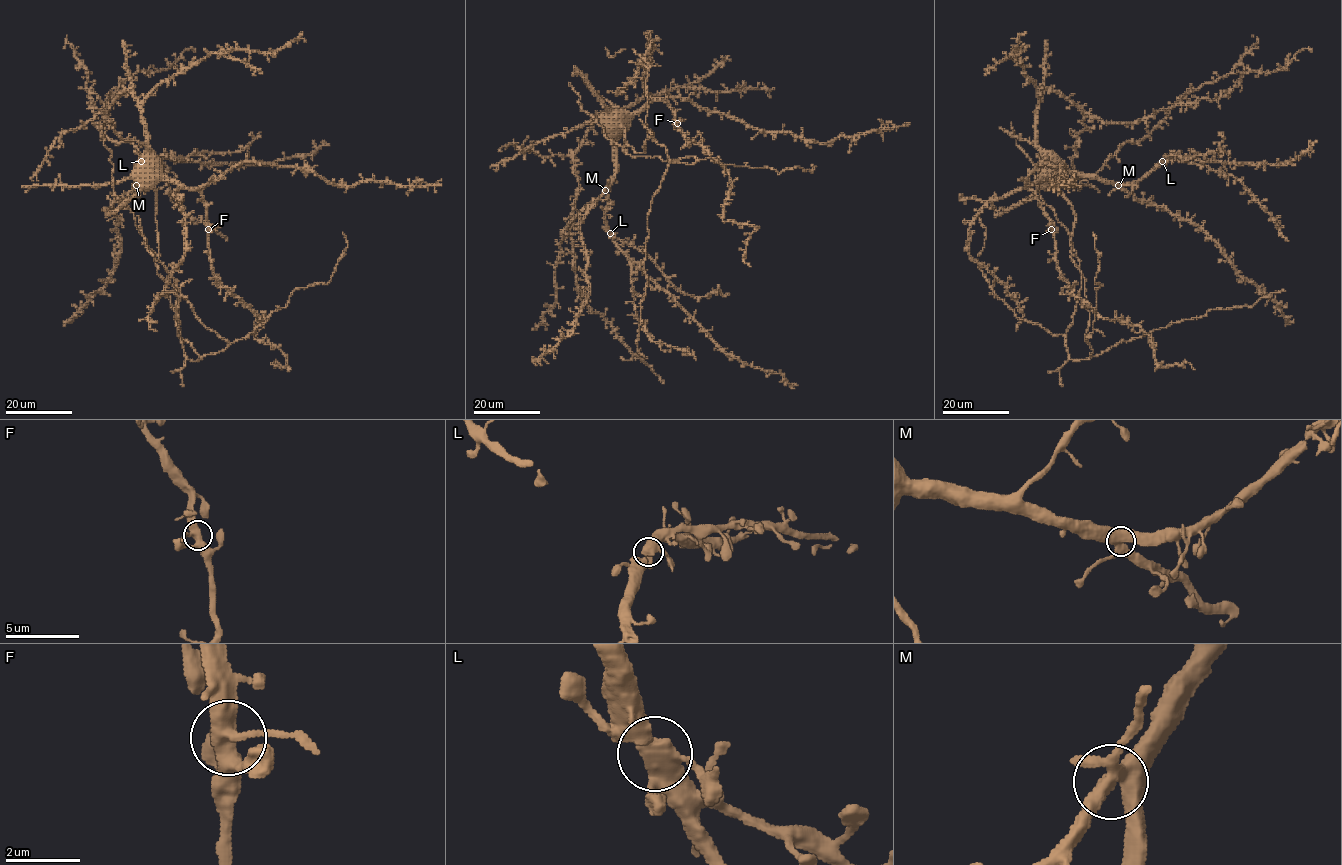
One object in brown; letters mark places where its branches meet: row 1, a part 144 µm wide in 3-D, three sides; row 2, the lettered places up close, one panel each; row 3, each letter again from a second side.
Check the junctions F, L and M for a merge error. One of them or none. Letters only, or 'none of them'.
none of them

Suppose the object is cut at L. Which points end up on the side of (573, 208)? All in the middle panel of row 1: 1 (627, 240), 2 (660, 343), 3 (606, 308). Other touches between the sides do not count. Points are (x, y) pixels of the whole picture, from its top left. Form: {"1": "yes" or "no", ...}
{"1": "no", "2": "no", "3": "yes"}

